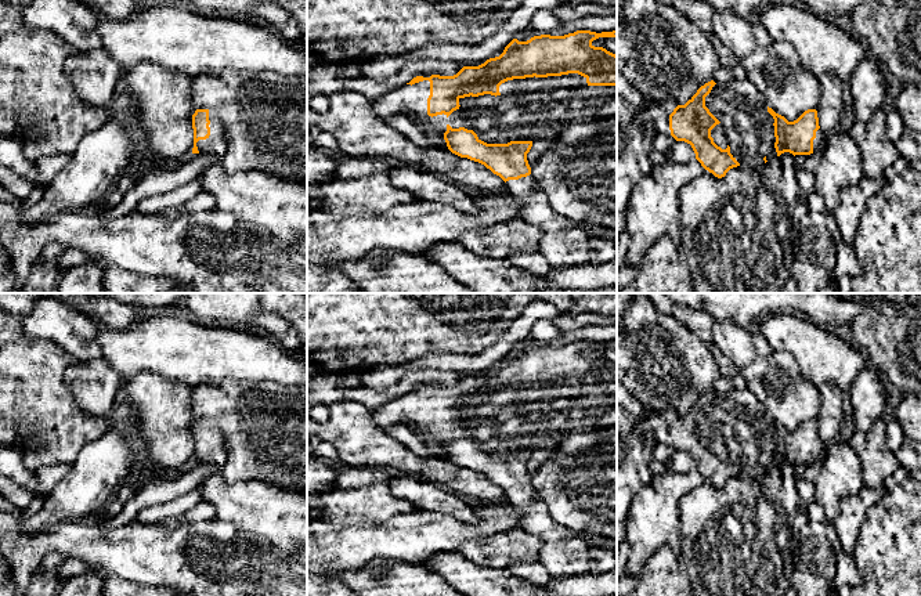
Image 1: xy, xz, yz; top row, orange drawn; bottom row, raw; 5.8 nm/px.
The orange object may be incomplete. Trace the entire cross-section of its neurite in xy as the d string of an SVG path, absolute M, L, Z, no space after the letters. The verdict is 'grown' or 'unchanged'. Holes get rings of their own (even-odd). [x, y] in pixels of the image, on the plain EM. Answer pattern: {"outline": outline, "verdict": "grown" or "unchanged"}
{"outline": "M196 419L192 425L194 458L192 463L213 463L220 469L227 459L223 433L212 419Z", "verdict": "grown"}

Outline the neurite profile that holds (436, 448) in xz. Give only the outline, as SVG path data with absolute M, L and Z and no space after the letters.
M411 427L415 434L422 440L425 444L430 458L444 458L448 459L447 452L444 449L444 443L434 440L430 434L425 430Z

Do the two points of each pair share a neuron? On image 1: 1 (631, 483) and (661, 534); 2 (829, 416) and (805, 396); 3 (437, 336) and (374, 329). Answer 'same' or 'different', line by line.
1: different
2: different
3: same

